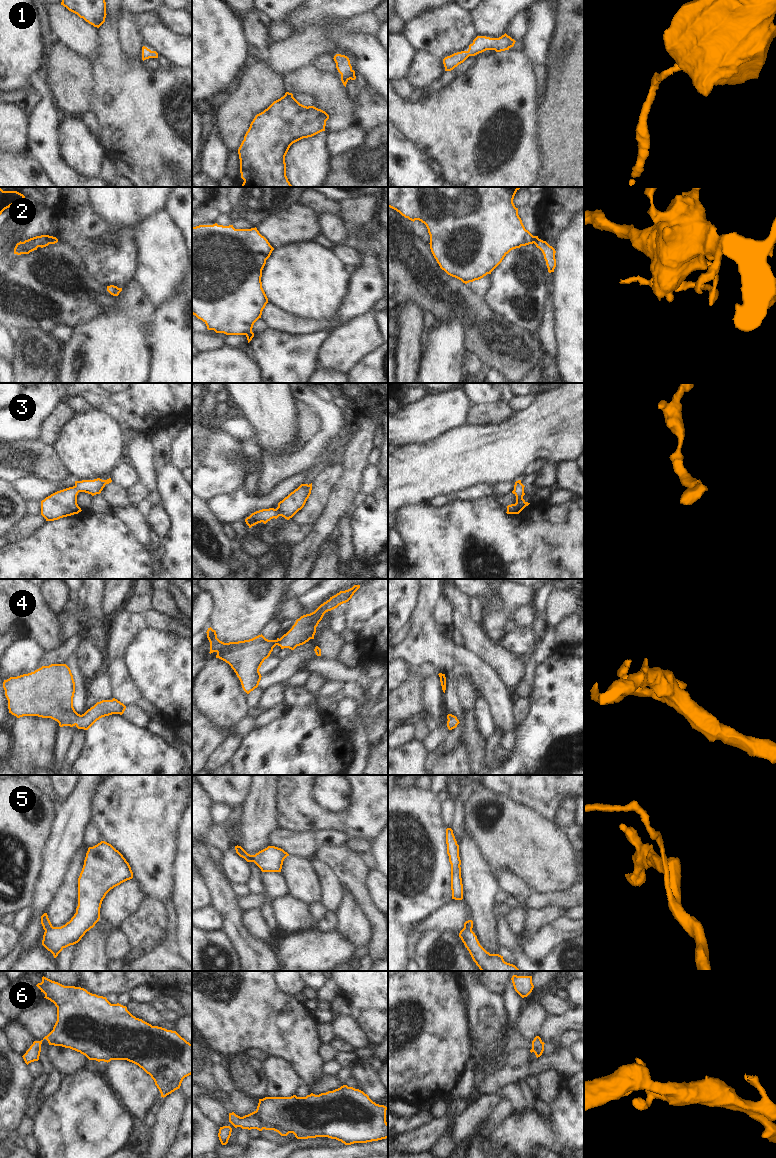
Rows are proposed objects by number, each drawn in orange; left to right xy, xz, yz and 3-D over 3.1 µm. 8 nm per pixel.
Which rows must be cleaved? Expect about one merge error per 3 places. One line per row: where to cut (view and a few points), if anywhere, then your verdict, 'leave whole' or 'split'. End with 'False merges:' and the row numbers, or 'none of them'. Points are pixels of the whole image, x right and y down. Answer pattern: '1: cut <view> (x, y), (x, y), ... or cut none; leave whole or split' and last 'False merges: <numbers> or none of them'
1: cut none; leave whole
2: cut yz (536, 236), (533, 242); split
3: cut none; leave whole
4: cut none; leave whole
5: cut xz (244, 851), (244, 854), (250, 861); split
6: cut none; leave whole
False merges: 2, 5

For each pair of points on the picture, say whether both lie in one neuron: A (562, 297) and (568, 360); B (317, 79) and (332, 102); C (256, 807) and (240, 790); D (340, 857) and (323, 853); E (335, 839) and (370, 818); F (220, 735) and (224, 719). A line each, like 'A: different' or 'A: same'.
A: same
B: same
C: different
D: same
E: different
F: different

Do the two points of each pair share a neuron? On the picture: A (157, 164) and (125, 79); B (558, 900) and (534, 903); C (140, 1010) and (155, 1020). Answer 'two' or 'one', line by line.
A: one
B: one
C: one

